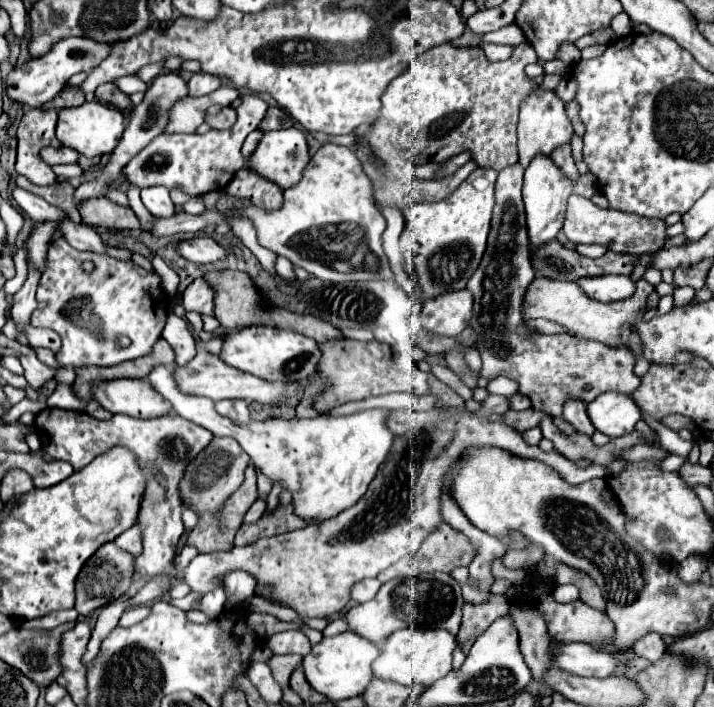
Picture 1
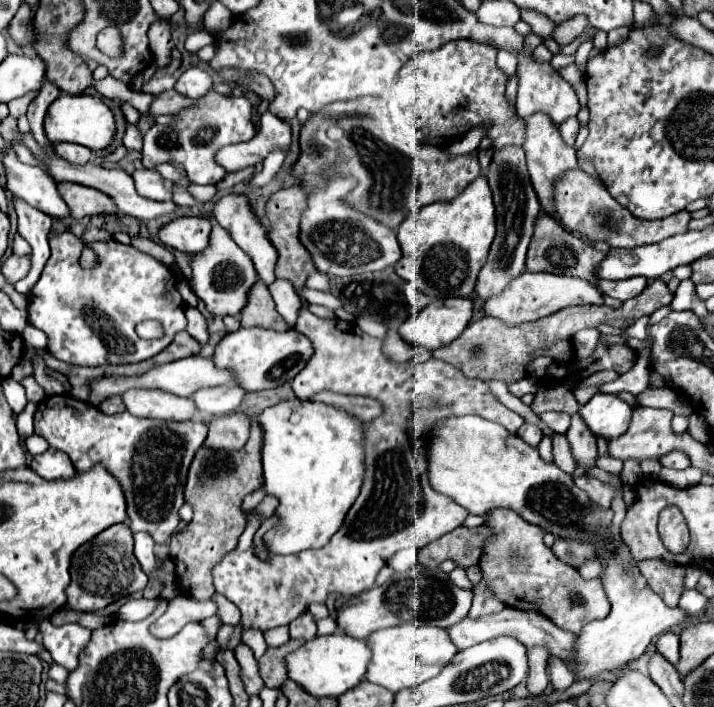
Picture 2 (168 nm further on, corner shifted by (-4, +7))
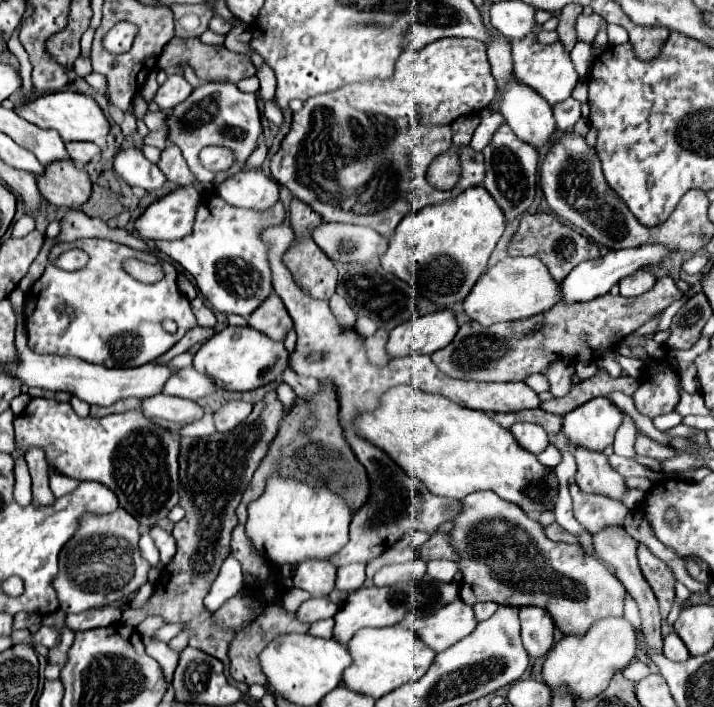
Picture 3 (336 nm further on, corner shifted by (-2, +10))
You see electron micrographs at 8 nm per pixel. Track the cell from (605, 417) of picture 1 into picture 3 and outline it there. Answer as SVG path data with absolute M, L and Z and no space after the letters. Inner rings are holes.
M595 398L565 414L563 428L571 446L583 446L601 452L613 444L615 432L623 420L623 412L607 398Z

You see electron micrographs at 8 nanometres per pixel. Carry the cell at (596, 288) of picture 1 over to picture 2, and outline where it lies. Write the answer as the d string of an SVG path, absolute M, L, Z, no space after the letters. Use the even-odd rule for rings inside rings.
M623 279L623 281L605 281L605 283L597 283L599 291L603 295L609 295L609 297L615 297L619 301L627 301L631 297L637 297L647 285L647 279Z

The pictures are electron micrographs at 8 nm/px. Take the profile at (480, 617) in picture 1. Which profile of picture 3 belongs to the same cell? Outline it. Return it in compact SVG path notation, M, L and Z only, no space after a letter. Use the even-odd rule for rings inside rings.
M433 560L427 564L427 574L441 582L451 582L457 572L457 564L449 560Z

